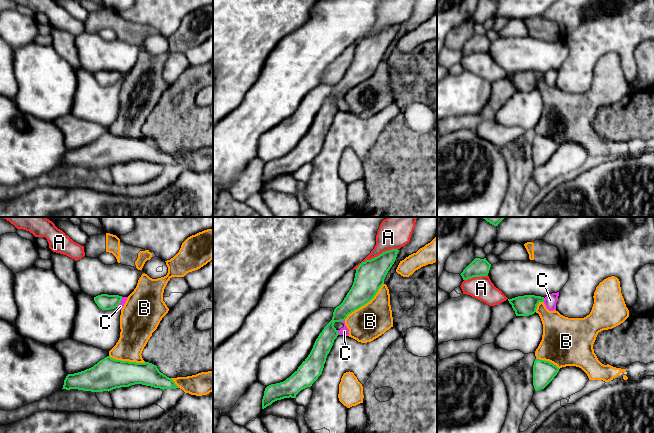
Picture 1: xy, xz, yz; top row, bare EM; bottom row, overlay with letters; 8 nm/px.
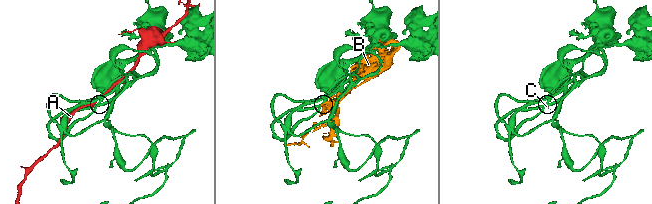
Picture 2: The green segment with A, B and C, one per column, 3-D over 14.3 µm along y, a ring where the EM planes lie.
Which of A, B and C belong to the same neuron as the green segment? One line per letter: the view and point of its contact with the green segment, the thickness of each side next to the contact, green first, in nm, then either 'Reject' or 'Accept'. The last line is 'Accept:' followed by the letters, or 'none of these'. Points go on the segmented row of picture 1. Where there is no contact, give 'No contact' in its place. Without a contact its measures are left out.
A: Touches green at xz (377, 256). Thickness 240 nm (green) against 260 nm. Reject
B: Touches green at xz (365, 303). Thickness 240 nm (green) against 280 nm. Reject
C: Touches green at xy (120, 301). Thickness 130 nm (green) against 50 nm. Reject
Accept: none of these

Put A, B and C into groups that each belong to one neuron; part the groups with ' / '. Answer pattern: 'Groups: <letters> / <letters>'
Groups: A / B C

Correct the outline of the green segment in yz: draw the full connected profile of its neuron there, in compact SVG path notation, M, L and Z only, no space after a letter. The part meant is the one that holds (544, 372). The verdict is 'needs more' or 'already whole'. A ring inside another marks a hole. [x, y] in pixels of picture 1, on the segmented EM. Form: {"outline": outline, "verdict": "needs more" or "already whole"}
{"outline": "M535 359L533 365L533 386L535 391L544 389L557 375L559 368L545 360Z", "verdict": "already whole"}

